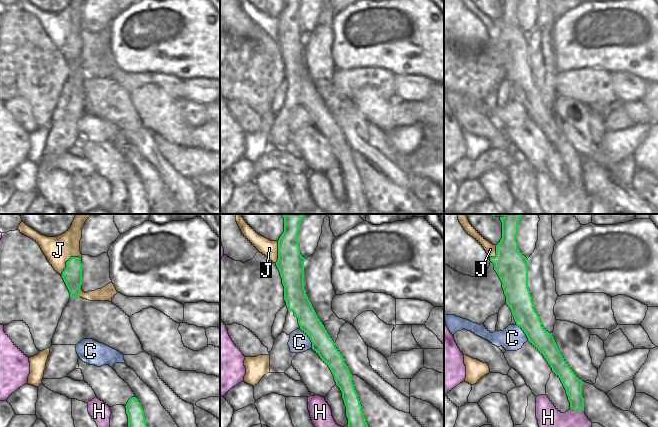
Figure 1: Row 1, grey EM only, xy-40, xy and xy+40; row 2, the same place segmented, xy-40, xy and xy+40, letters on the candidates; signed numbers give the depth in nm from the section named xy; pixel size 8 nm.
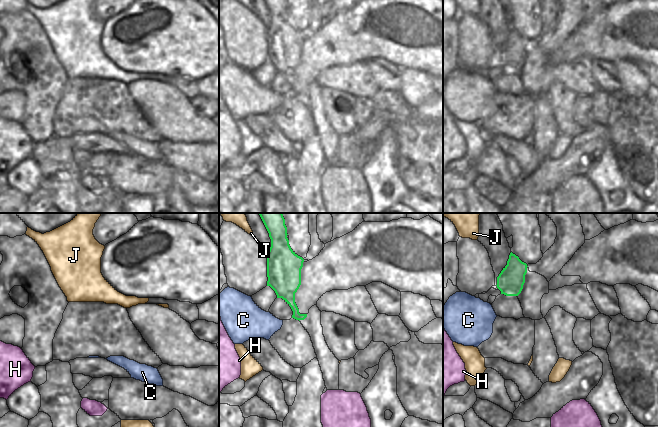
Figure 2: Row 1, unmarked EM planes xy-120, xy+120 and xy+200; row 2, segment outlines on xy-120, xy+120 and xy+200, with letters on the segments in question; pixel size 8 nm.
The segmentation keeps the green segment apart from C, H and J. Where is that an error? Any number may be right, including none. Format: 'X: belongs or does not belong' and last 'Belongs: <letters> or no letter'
C: does not belong
H: does not belong
J: does not belong
Belongs: no letter

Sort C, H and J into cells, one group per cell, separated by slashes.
C / H / J

